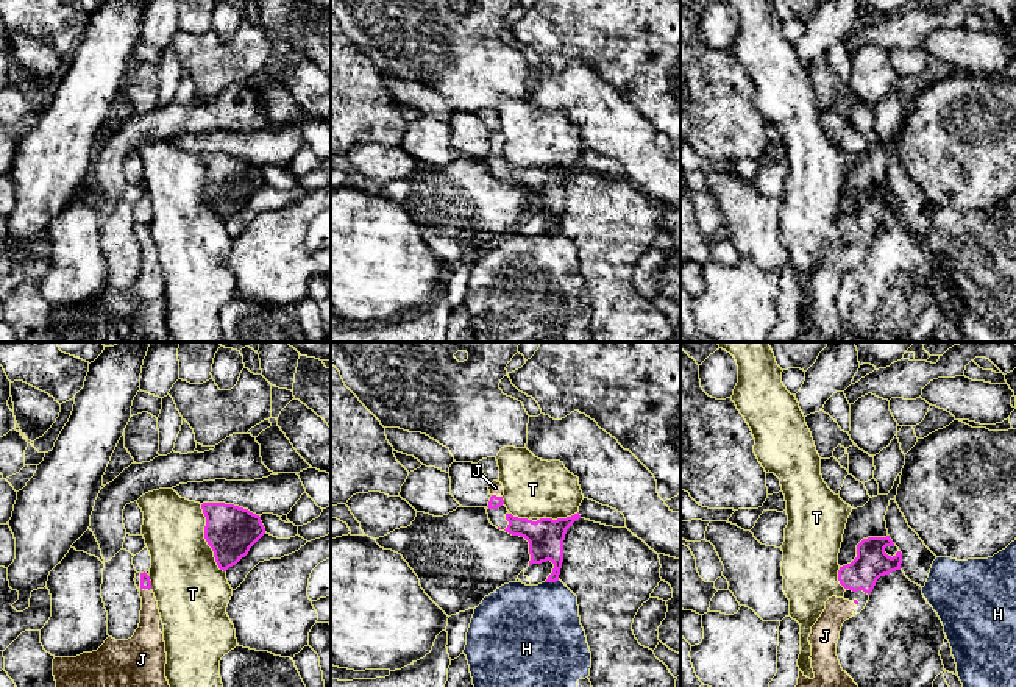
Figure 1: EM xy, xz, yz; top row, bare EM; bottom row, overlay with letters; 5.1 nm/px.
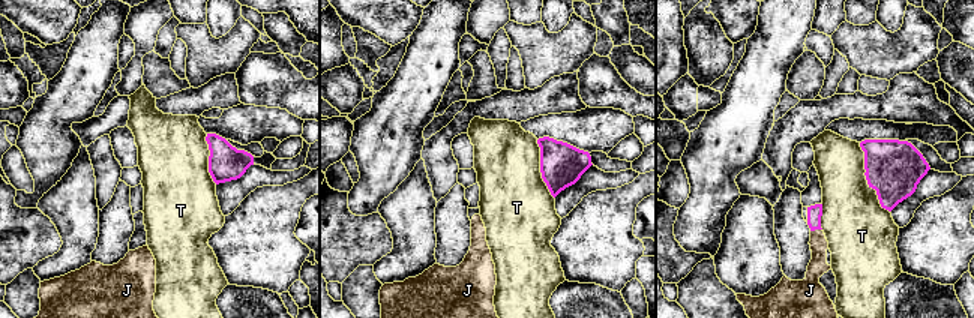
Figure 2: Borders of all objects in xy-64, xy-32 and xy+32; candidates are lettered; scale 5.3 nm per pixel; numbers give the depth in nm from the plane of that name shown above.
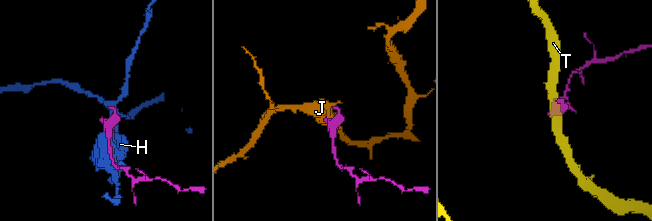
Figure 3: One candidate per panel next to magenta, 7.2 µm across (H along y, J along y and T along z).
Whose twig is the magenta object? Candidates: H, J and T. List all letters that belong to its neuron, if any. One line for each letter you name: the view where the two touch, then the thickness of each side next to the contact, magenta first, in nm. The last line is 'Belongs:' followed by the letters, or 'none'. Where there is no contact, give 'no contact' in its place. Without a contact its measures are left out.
J: contact in xy; calibres 60 and 140 nm
Belongs: J

